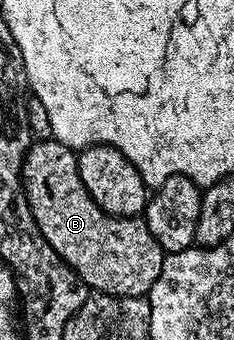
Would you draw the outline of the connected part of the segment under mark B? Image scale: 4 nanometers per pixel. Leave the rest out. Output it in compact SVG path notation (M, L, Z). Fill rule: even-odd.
M56 139L50 141L34 140L32 144L30 144L28 151L25 153L25 162L21 165L21 180L25 186L25 197L28 199L29 206L31 207L31 215L35 219L35 223L39 227L43 239L47 239L49 246L77 272L77 278L90 290L99 293L110 293L113 297L145 297L151 291L155 279L159 279L167 254L164 249L159 247L159 243L155 243L155 239L149 234L149 229L140 216L113 217L109 213L103 212L101 208L93 202L91 195L87 191L87 187L83 187L83 179L79 175L77 158L78 154L74 152L74 150L68 149L62 141Z

